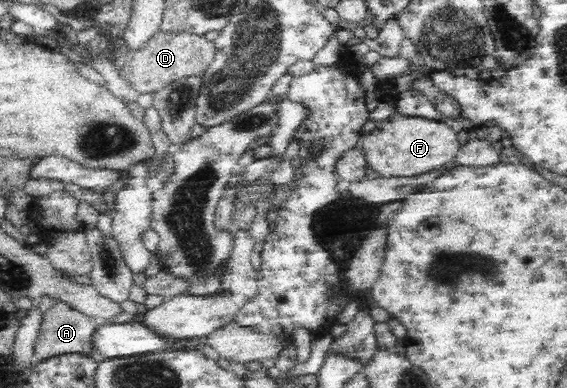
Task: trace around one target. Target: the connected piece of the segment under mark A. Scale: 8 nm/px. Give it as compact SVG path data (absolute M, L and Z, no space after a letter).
M57 299L57 304L49 308L42 316L41 330L34 344L34 354L37 362L45 361L45 358L51 356L60 356L61 354L81 354L86 358L96 357L92 351L93 334L99 326L103 326L104 319L91 318L84 312L73 308L70 304Z

